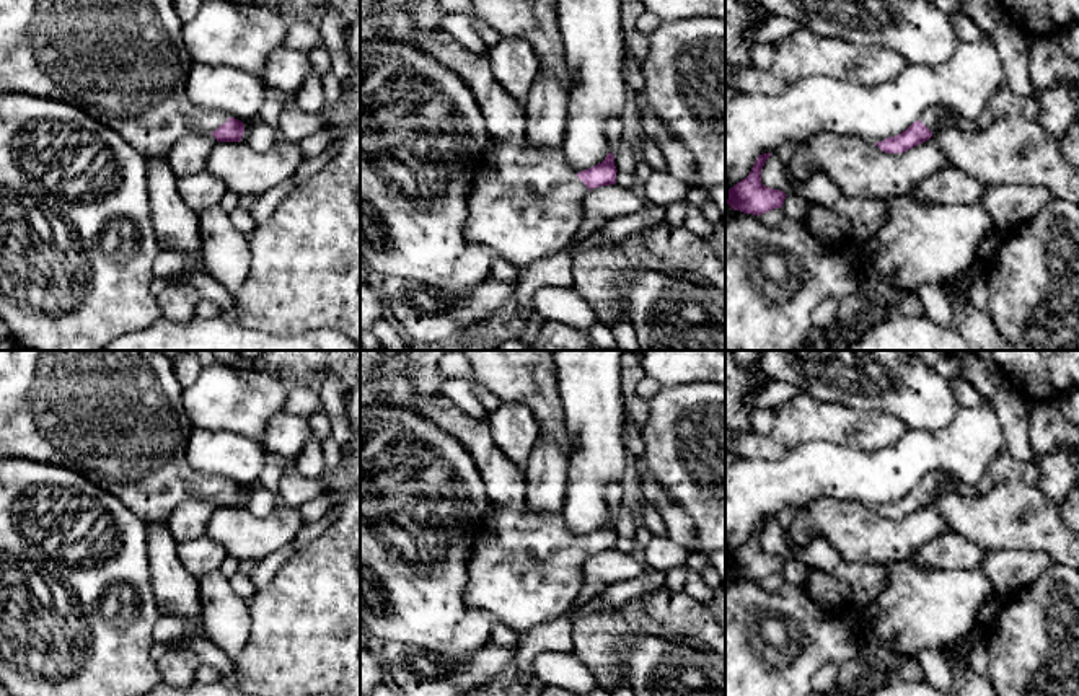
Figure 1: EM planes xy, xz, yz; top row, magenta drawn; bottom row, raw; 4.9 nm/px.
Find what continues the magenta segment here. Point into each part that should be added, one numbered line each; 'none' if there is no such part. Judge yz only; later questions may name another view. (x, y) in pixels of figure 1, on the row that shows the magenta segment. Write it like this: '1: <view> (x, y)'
1: yz (929, 118)

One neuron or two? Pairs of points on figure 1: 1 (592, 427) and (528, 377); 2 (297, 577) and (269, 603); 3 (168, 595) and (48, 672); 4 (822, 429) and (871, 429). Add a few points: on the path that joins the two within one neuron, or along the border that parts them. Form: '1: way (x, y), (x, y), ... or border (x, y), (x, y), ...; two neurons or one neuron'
1: border (554, 367), (564, 426), (571, 440); two neurons
2: way (290, 584), (276, 599); one neuron
3: border (147, 564), (154, 600), (162, 613); two neurons
4: way (833, 426), (859, 427); one neuron

